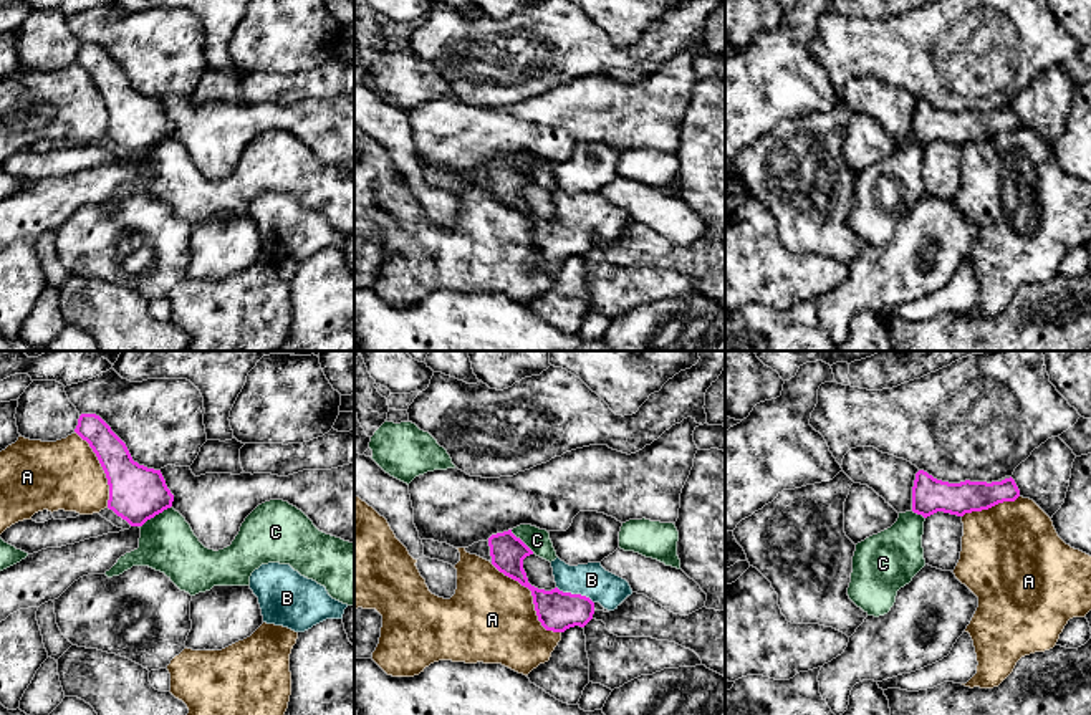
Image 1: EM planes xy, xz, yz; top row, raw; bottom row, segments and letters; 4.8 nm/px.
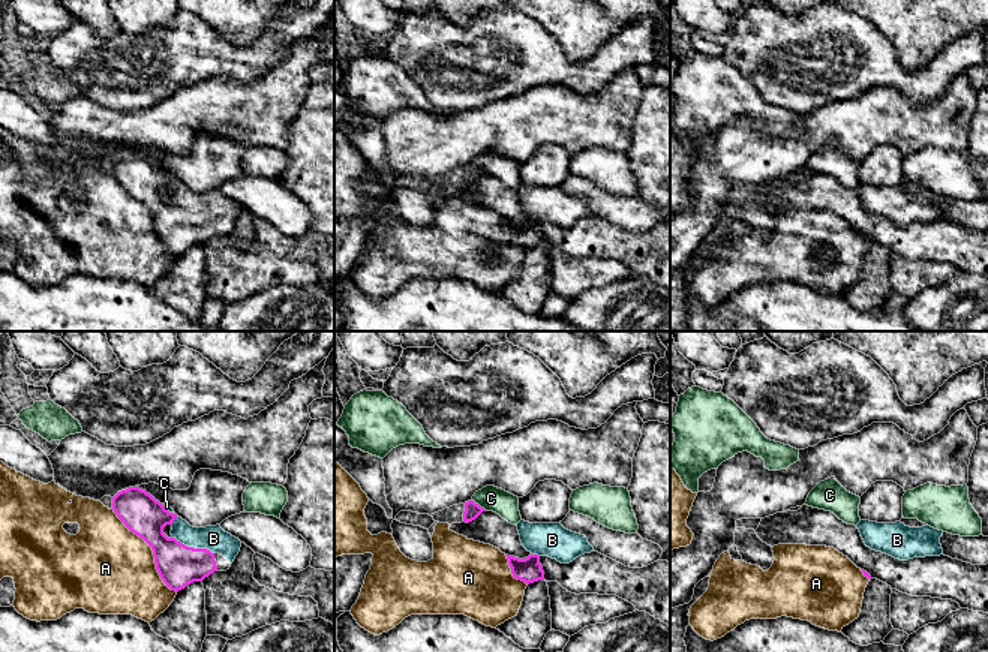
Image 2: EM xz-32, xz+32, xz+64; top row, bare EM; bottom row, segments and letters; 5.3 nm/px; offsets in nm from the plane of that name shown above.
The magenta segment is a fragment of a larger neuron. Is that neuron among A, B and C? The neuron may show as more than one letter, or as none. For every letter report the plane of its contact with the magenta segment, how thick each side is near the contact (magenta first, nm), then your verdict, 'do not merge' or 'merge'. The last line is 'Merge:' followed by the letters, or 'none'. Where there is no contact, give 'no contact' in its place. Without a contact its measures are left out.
A: xz | 200/420 nm | do not merge
B: xz | 200/170 nm | merge
C: xy | 280/280 nm | do not merge
Merge: B

